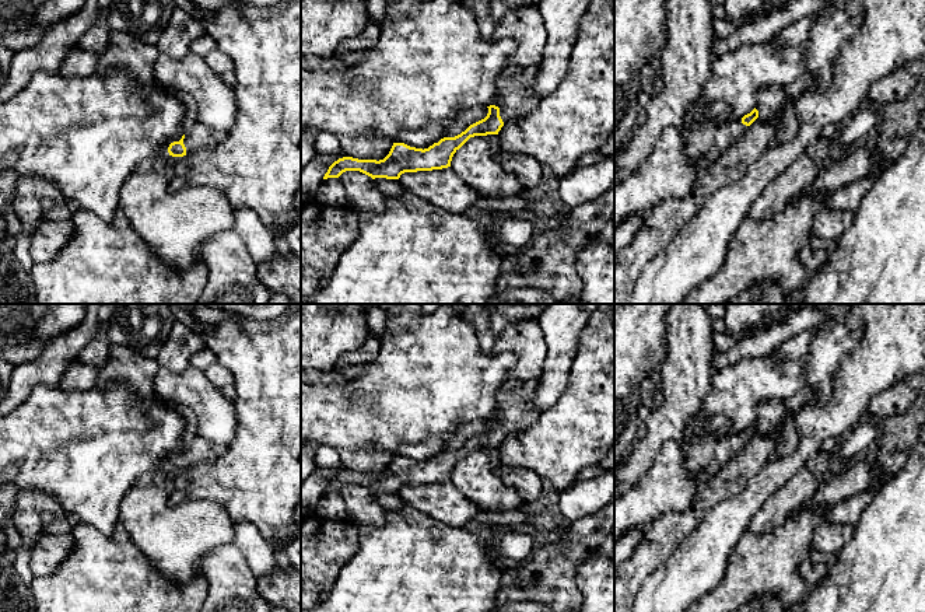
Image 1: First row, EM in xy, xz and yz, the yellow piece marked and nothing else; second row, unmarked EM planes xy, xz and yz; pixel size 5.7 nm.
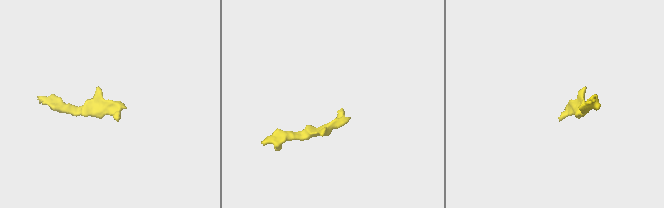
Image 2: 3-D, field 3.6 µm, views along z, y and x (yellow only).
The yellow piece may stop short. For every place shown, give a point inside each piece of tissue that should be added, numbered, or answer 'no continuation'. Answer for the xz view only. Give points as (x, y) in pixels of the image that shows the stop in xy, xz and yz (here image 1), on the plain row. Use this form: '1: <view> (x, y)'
1: xz (515, 398)

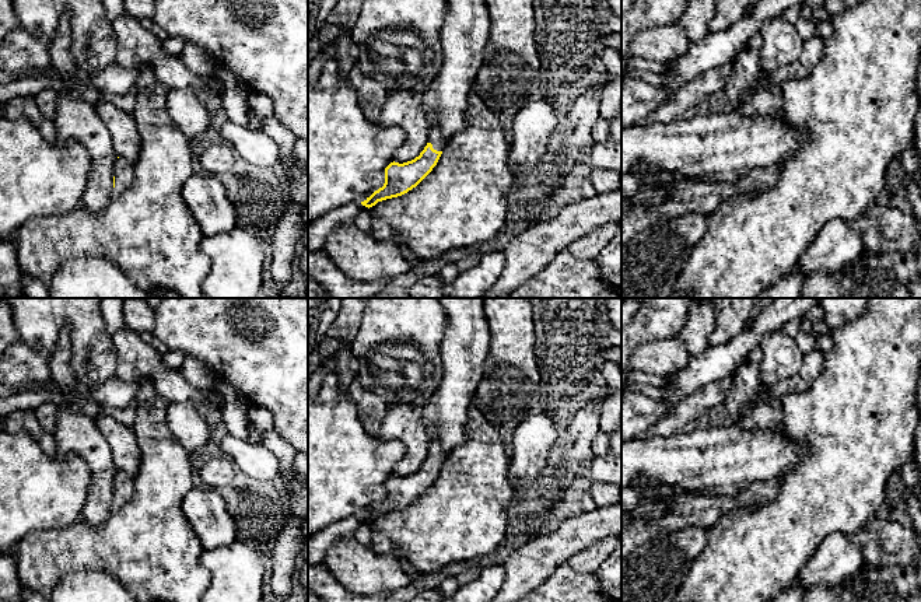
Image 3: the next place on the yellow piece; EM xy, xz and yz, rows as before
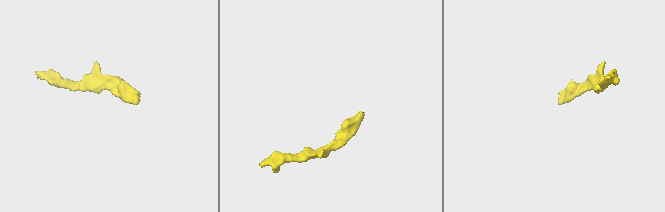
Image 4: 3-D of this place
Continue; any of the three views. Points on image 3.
1: xz (436, 451)

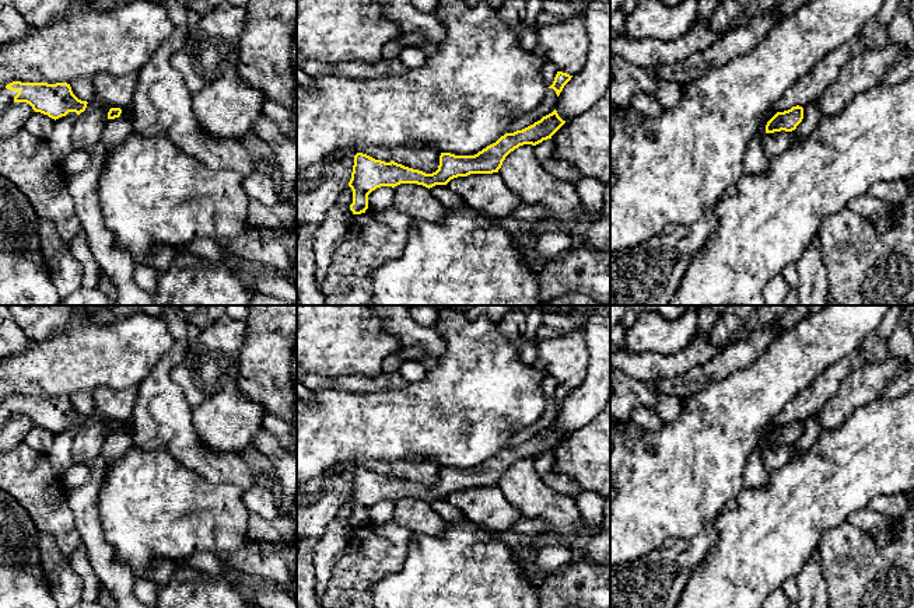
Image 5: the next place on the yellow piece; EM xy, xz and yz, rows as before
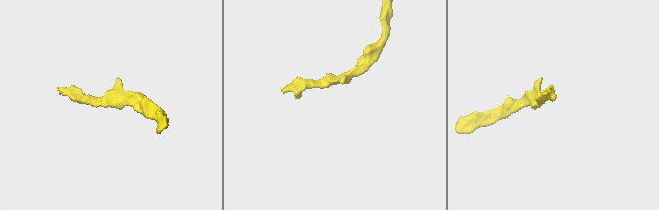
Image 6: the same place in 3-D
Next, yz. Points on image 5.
no continuation

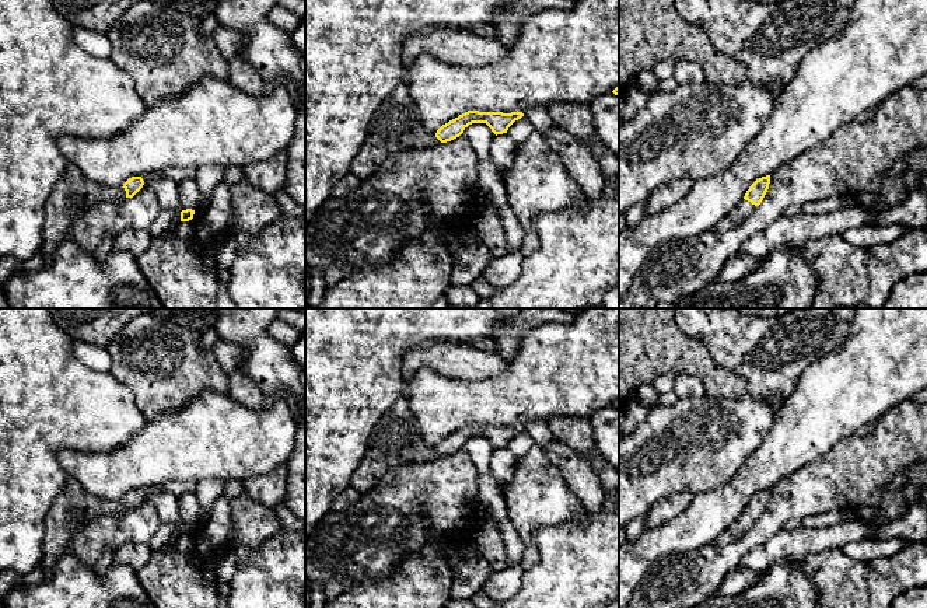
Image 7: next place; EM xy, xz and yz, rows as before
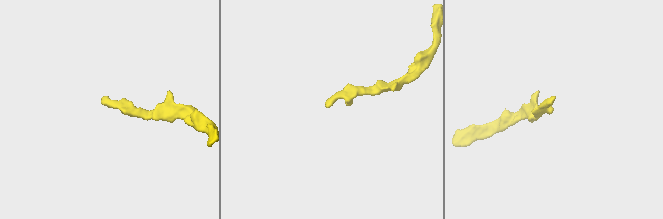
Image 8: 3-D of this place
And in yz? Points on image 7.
1: yz (744, 523)

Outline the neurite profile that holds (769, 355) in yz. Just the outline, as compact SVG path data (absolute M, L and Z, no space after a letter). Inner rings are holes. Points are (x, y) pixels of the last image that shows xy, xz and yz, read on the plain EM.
M675 308L675 321L690 338L702 340L716 363L746 382L745 394L773 403L795 389L801 373L821 356L840 346L850 332L856 308L797 308L777 317L751 317L737 308Z

